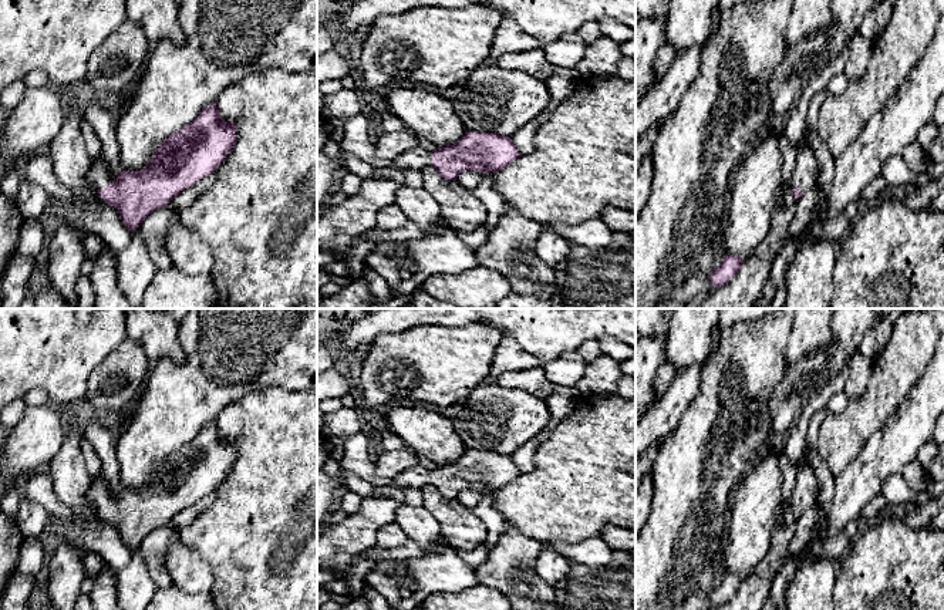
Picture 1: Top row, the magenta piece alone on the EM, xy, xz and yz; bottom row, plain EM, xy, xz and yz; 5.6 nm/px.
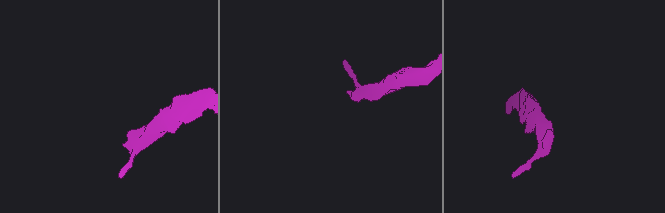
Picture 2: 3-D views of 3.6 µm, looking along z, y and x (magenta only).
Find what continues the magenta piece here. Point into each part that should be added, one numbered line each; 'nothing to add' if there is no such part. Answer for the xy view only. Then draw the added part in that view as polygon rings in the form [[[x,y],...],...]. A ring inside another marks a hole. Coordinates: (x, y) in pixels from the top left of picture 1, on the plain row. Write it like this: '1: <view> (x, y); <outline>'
1: xy (98, 492); [[[95,475],[87,491],[87,496],[97,505],[97,508],[105,508],[111,502],[109,491],[101,475]]]

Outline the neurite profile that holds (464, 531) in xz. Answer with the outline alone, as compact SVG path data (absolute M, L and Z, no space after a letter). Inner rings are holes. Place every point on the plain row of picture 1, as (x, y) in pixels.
M431 483L421 489L421 495L424 506L441 526L441 536L452 549L466 552L486 542L488 529L471 508L458 499L445 499Z

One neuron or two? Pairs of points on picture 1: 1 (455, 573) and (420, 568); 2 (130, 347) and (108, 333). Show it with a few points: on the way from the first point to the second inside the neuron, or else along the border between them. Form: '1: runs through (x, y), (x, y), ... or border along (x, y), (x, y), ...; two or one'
1: runs through (447, 573), (428, 573); one
2: border along (127, 337), (98, 364); two

